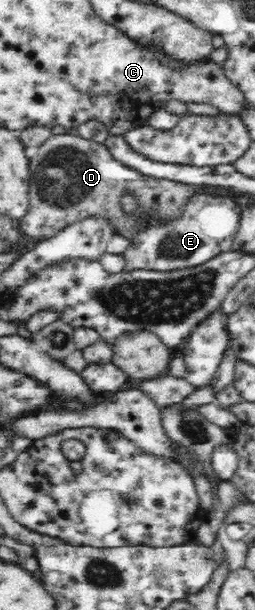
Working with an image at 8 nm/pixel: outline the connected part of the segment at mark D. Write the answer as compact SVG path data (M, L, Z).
M51 134L37 153L28 161L30 206L21 219L20 231L39 241L53 237L67 225L84 217L109 216L115 222L115 233L127 239L136 230L136 217L126 217L120 211L121 195L135 195L140 200L141 213L137 216L148 218L176 218L183 205L195 192L203 192L201 186L187 184L165 178L157 178L115 159L105 143L83 139L79 135Z

